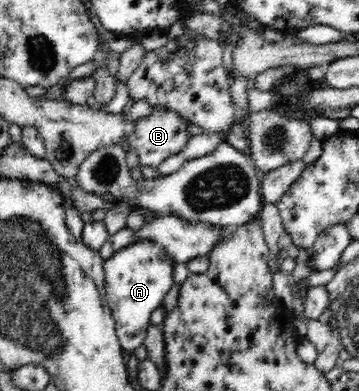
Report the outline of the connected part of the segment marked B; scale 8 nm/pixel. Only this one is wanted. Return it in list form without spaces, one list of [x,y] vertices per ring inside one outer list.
[[[153,106],[154,111],[148,116],[135,120],[135,130],[129,136],[130,147],[137,151],[140,165],[157,167],[169,156],[183,150],[190,139],[187,132],[191,123],[182,116]]]

